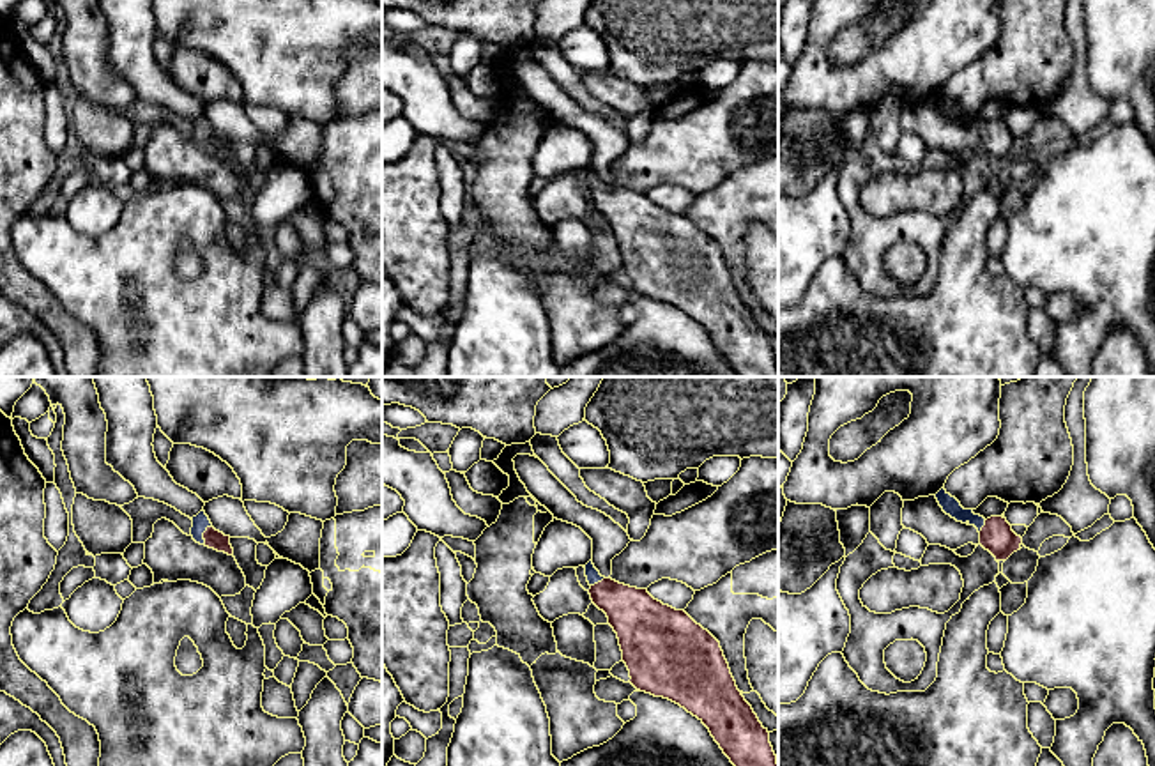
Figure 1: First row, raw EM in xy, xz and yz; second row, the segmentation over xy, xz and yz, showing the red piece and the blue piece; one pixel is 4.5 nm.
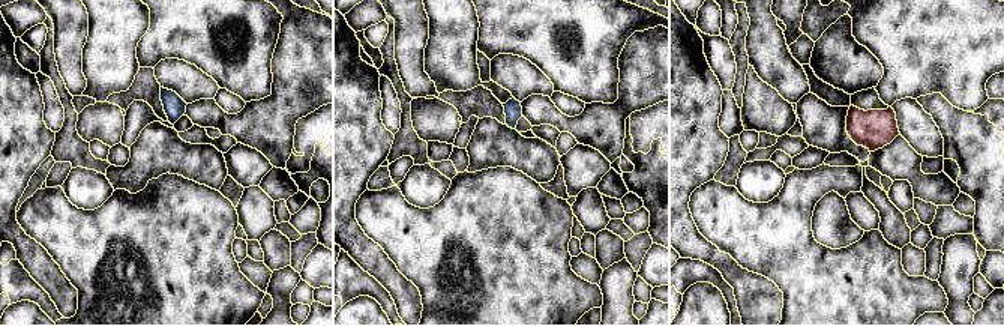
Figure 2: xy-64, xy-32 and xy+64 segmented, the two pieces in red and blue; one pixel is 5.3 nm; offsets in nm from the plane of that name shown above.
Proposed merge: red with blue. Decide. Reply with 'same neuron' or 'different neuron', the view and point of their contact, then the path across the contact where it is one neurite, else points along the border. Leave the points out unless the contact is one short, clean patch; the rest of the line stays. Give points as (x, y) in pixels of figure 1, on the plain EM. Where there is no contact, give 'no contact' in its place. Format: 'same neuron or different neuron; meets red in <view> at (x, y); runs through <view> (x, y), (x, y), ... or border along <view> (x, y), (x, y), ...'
same neuron; meets red in xy at (204, 138); runs through xy (216, 144), (204, 138), (200, 126)

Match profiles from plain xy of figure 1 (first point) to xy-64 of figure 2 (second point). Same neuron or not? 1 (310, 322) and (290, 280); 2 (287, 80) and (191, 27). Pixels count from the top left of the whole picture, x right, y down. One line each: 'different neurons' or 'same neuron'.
1: same neuron
2: same neuron

